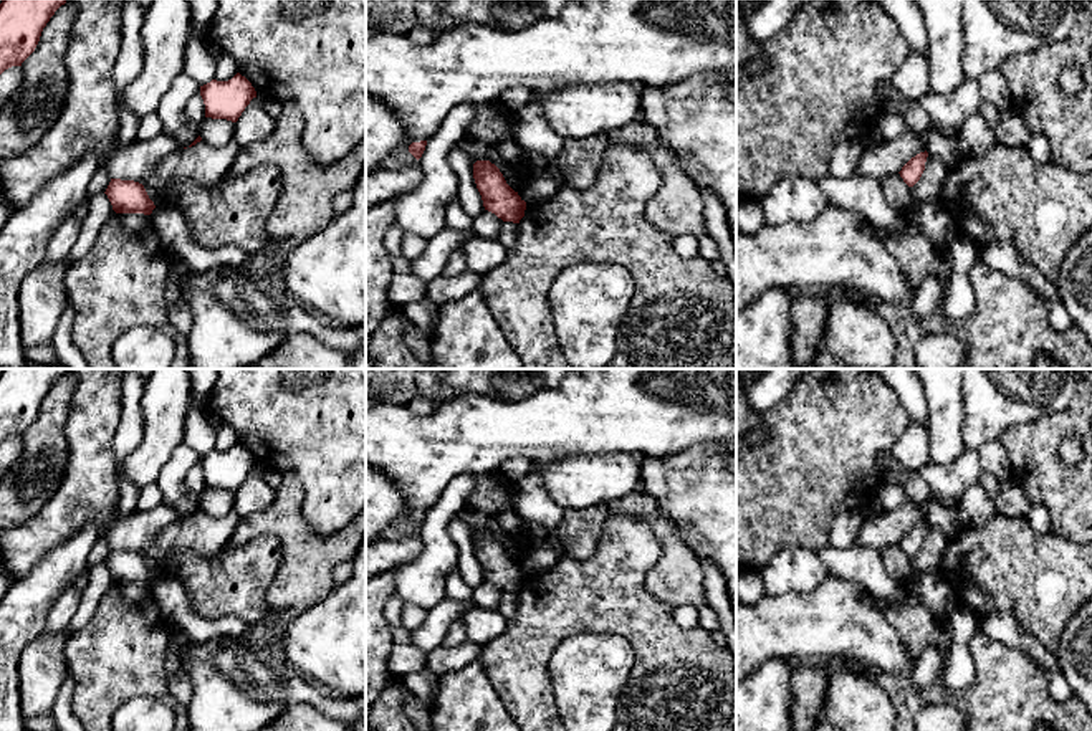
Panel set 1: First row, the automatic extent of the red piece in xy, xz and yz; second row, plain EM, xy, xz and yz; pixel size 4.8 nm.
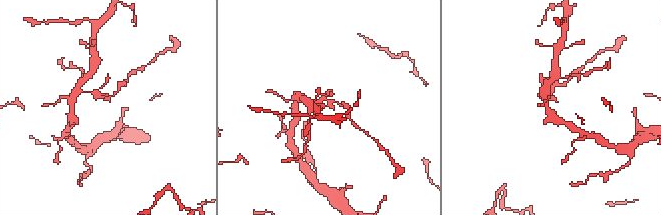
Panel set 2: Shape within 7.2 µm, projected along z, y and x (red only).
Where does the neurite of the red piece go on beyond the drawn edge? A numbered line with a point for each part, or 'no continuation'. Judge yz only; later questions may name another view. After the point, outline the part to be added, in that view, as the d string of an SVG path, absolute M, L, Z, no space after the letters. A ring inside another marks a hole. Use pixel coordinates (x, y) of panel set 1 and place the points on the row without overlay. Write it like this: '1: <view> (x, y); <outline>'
no continuation

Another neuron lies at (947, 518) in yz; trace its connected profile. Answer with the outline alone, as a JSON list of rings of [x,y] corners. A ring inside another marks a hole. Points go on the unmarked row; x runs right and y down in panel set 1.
[[[928,499],[922,504],[925,521],[930,526],[940,528],[946,539],[953,538],[961,528],[961,519],[956,508],[941,504],[940,501]]]

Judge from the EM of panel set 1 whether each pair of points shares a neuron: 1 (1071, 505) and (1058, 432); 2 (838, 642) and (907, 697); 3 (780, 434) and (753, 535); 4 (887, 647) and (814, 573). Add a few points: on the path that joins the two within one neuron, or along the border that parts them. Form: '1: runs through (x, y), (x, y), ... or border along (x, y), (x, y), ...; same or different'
1: runs through (1059, 487), (1049, 477), (1049, 450); same
2: border along (838, 657), (856, 660), (874, 670), (910, 673); different
3: runs through (780, 458), (780, 483), (753, 510); same
4: border along (829, 574), (811, 591), (786, 594); different

